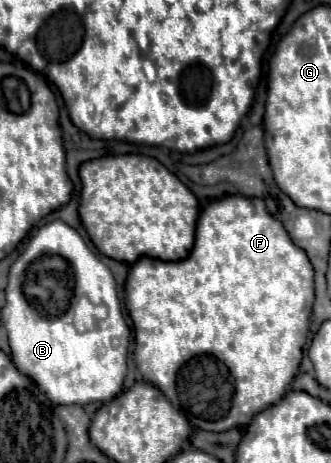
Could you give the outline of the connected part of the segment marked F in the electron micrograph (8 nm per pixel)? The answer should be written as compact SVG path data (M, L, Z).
M229 195L225 199L215 199L215 201L209 201L207 205L203 205L203 211L197 221L195 247L187 259L183 259L179 263L163 263L163 261L151 259L151 257L141 257L135 265L131 265L127 285L125 285L125 295L127 295L129 317L133 321L133 331L135 331L133 357L135 357L137 369L141 371L145 381L159 387L167 395L167 399L171 399L171 403L179 411L185 413L185 417L189 419L189 423L193 427L203 429L203 431L221 433L221 431L229 431L233 427L241 429L241 427L249 425L253 415L257 415L265 407L277 403L285 395L287 387L291 385L291 381L299 369L299 363L301 363L303 345L305 345L307 331L309 331L311 305L315 299L313 267L311 267L305 251L301 251L299 247L293 245L285 227L275 217L271 217L267 213L263 199Z

